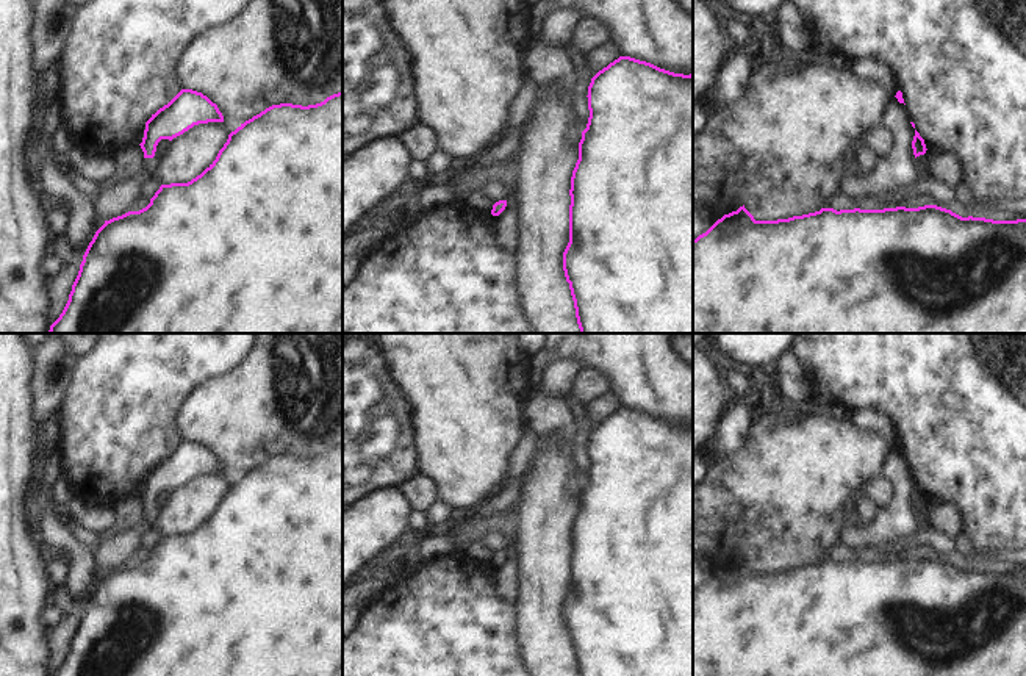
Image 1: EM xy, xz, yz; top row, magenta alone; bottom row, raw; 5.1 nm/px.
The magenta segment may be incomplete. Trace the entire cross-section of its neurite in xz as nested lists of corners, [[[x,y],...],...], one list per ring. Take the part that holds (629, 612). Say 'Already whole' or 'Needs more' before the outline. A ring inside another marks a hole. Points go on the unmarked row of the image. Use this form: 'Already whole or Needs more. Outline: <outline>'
Already whole. Outline: [[[619,407],[599,421],[588,437],[590,468],[579,493],[571,527],[569,593],[563,621],[579,676],[693,676],[693,424],[674,424],[651,413]]]

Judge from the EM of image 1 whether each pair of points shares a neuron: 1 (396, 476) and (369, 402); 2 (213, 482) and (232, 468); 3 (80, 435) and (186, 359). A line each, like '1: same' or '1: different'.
1: same
2: different
3: same

